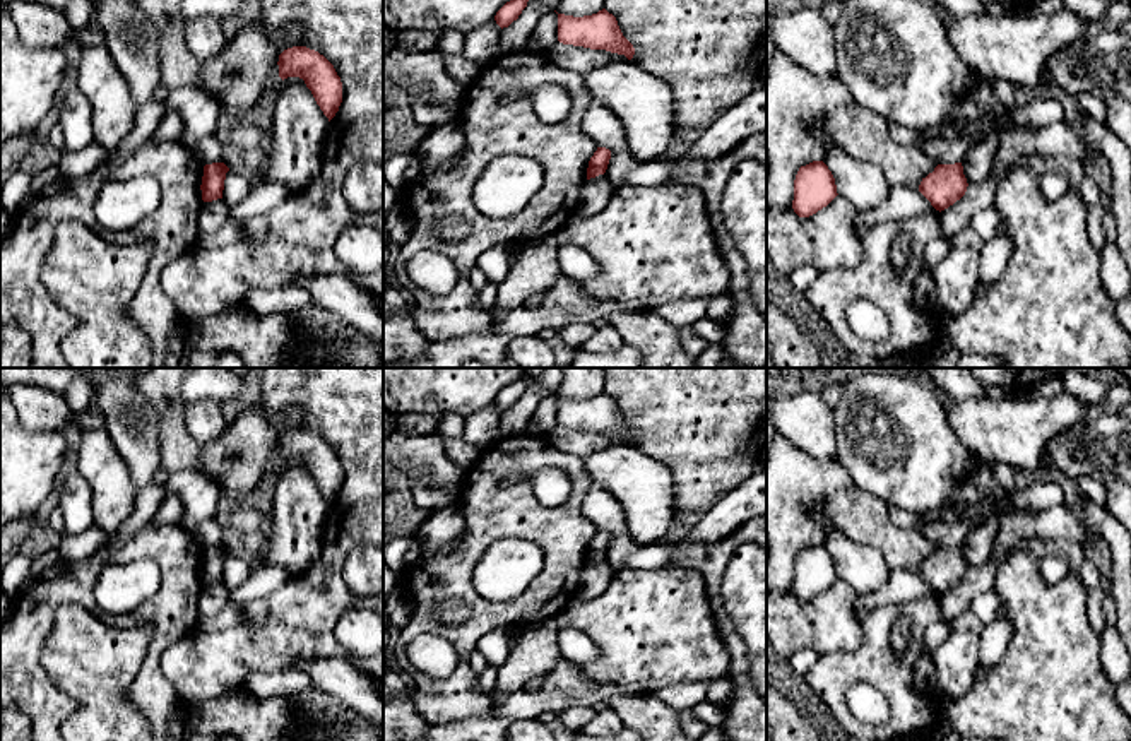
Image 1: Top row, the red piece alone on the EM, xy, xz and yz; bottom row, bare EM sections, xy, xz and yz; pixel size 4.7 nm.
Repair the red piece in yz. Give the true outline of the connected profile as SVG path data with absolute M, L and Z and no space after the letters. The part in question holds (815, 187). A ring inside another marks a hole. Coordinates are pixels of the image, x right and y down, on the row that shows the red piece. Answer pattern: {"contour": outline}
{"contour": "M823 161L801 166L794 180L792 209L799 217L809 217L837 197L832 171Z"}

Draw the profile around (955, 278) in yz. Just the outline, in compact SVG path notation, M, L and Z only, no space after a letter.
M955 246L931 270L938 305L950 315L970 308L979 284L980 250Z

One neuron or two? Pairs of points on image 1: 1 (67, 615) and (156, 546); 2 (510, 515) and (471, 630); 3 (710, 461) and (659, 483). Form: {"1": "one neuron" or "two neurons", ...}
{"1": "two neurons", "2": "one neuron", "3": "two neurons"}

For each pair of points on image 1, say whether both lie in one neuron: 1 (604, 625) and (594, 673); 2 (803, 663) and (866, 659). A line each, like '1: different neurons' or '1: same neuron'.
1: same neuron
2: different neurons

